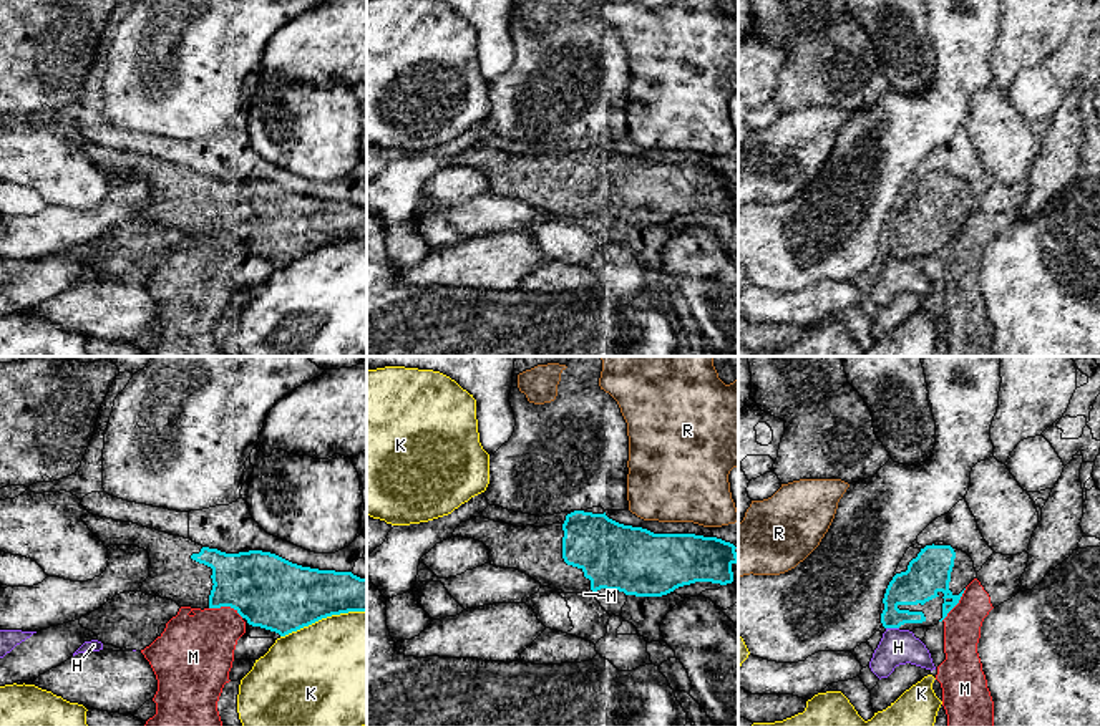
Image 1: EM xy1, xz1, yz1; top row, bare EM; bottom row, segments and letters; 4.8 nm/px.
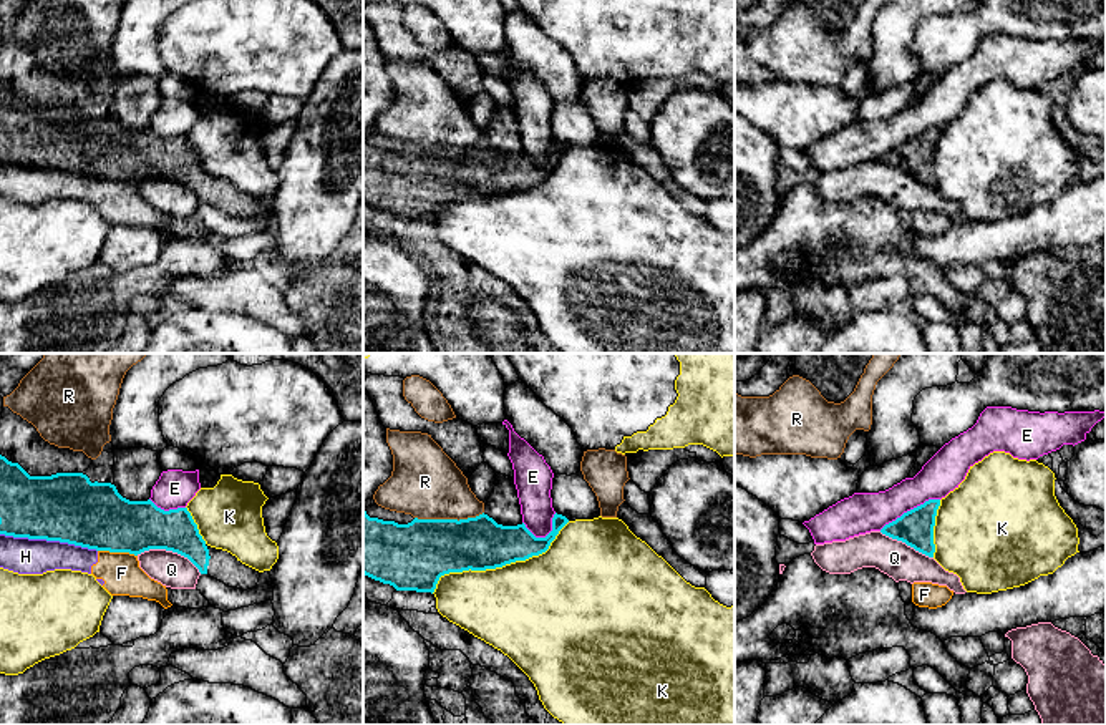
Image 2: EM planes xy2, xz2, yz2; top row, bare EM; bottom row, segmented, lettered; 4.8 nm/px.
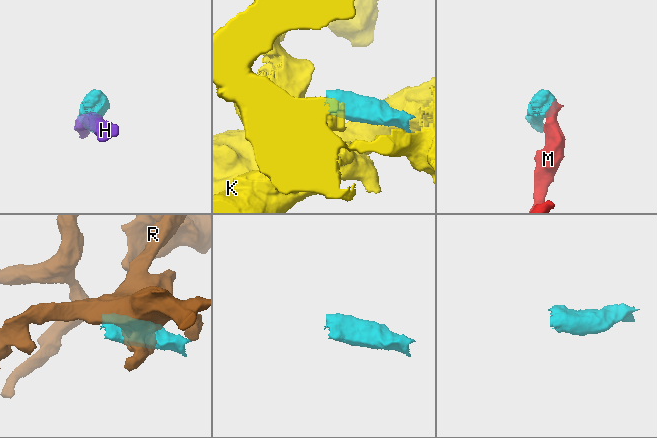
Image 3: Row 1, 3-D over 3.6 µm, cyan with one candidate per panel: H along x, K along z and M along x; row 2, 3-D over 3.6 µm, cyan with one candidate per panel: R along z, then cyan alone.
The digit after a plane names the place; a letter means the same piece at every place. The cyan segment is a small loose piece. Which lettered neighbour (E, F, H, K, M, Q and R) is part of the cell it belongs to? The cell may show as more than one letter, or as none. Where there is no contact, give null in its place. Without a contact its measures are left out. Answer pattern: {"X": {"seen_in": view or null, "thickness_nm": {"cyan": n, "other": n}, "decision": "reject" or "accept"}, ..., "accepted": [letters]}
{"E": {"seen_in": "yz2", "thickness_nm": {"cyan": 180, "other": 200}, "decision": "reject"}, "F": {"seen_in": "xy2", "thickness_nm": {"cyan": 320, "other": 190}, "decision": "reject"}, "H": {"seen_in": "xy2", "thickness_nm": {"cyan": 340, "other": 180}, "decision": "reject"}, "K": {"seen_in": "xz2", "thickness_nm": {"cyan": 260, "other": 480}, "decision": "reject"}, "M": {"seen_in": "xy1", "thickness_nm": {"cyan": 360, "other": 340}, "decision": "reject"}, "Q": {"seen_in": "xy2", "thickness_nm": {"cyan": 260, "other": 170}, "decision": "reject"}, "R": {"seen_in": "xz2", "thickness_nm": {"cyan": 320, "other": 340}, "decision": "reject"}, "accepted": []}

